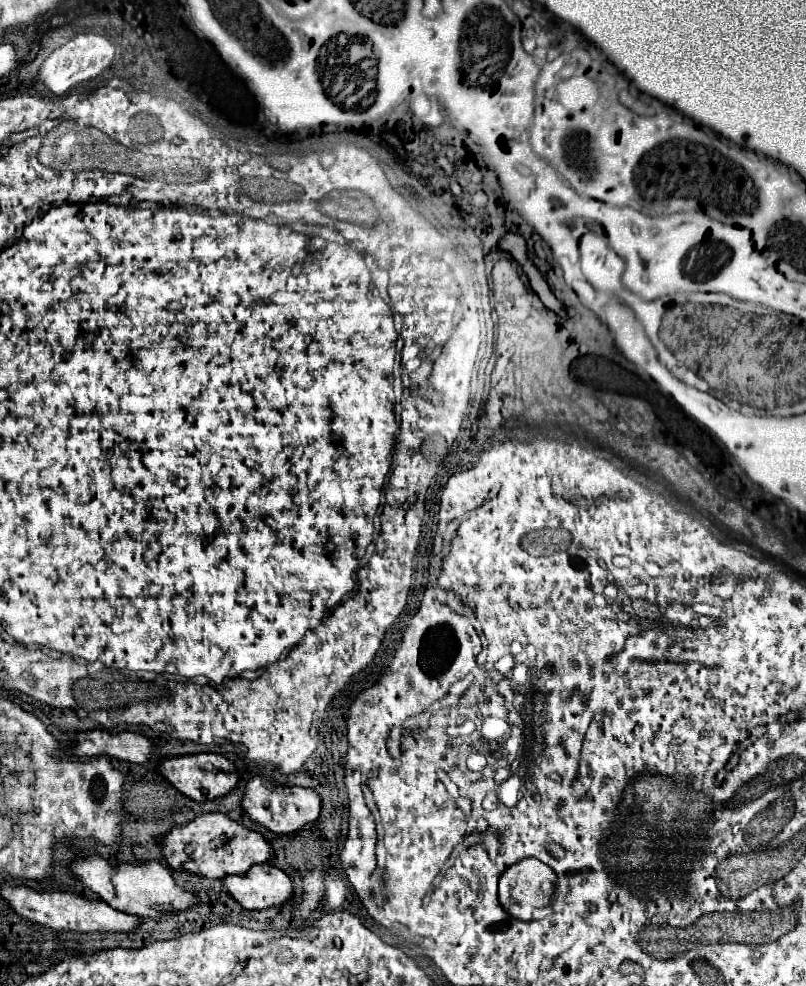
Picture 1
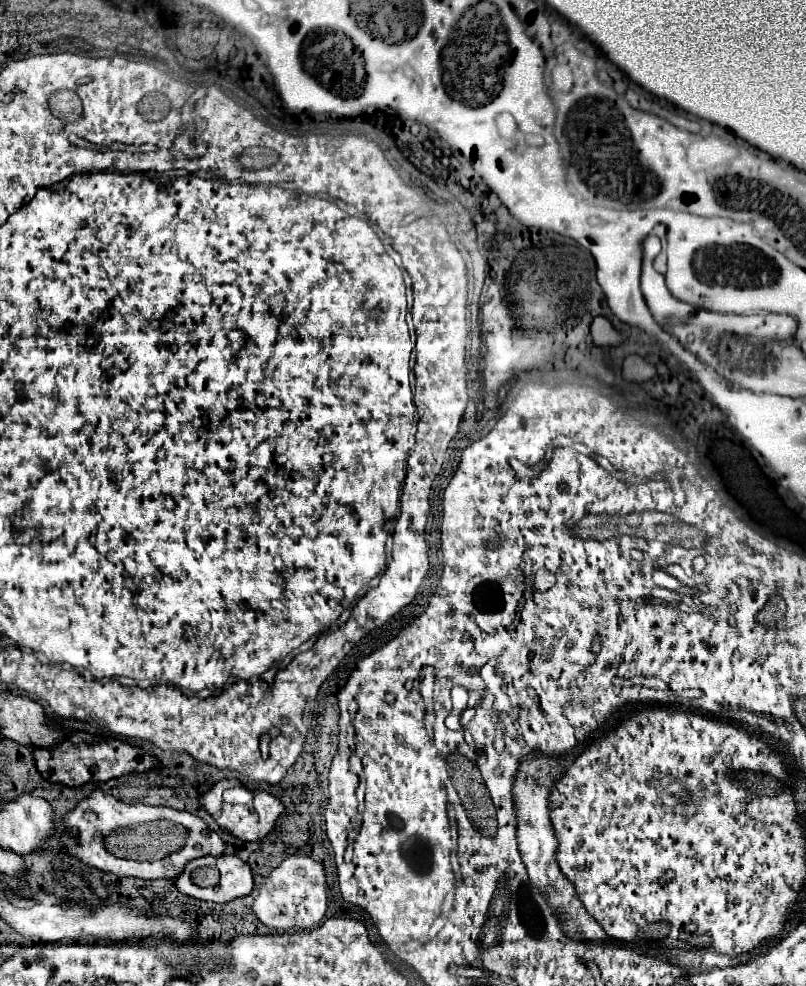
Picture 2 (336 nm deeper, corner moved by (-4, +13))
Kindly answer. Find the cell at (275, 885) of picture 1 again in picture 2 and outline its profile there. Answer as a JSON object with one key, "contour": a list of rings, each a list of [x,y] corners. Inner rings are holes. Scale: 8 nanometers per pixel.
{"contour":[[[229,854],[219,856],[219,858],[203,856],[203,858],[197,858],[197,860],[191,860],[185,866],[183,874],[179,874],[179,878],[175,880],[175,886],[179,888],[179,892],[183,892],[187,896],[193,896],[197,900],[209,900],[209,902],[225,904],[225,902],[231,902],[235,898],[243,898],[243,896],[251,894],[253,872],[251,872],[251,866],[247,862],[243,862],[241,858],[235,858],[235,856],[229,856]],[[211,860],[215,860],[217,870],[221,872],[219,884],[211,886],[211,888],[195,886],[193,880],[191,880],[191,874],[197,868],[211,866]]]}

